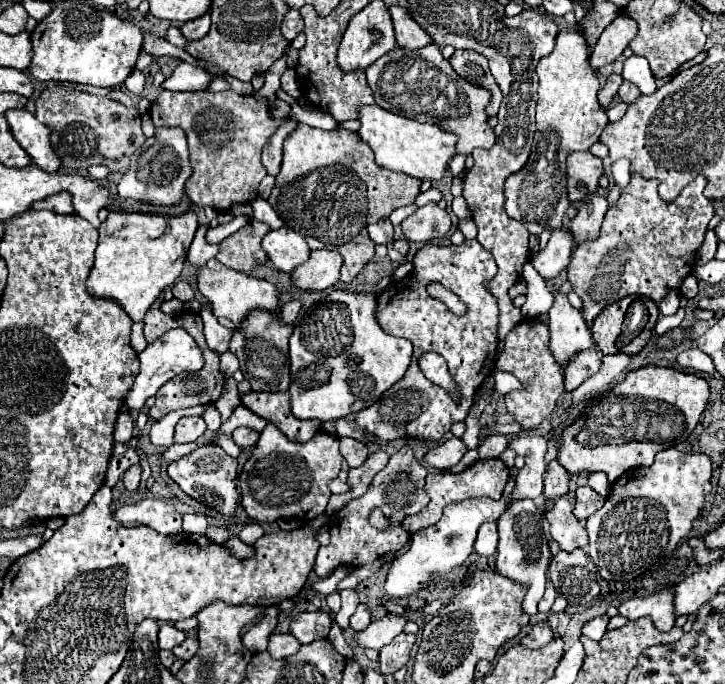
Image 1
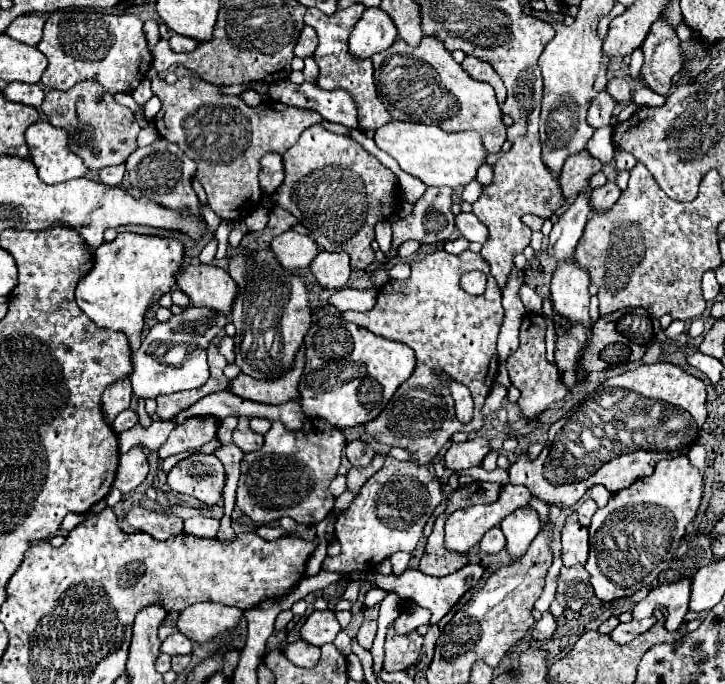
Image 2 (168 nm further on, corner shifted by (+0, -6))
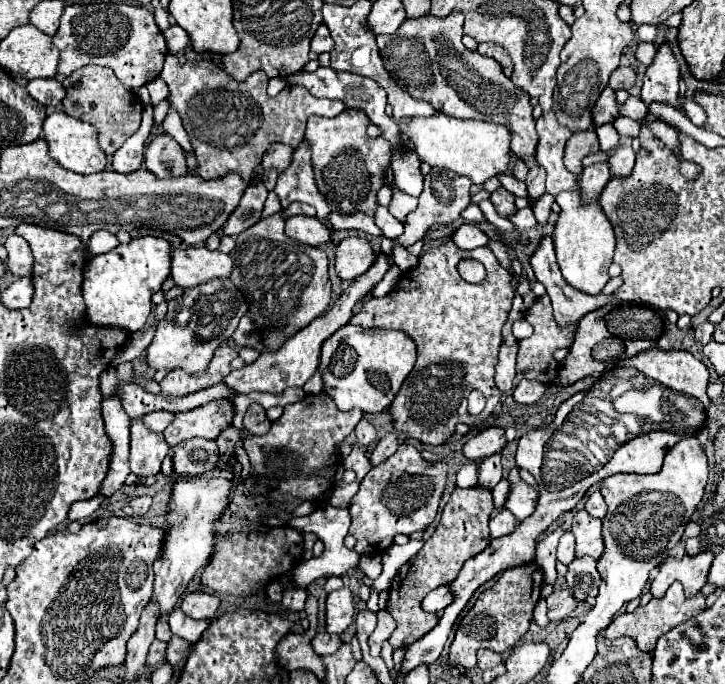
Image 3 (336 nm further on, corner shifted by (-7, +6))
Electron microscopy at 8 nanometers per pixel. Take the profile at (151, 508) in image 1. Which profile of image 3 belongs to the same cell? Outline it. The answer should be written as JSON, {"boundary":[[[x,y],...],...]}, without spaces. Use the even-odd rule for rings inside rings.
{"boundary":[[[137,496],[137,498],[133,498],[129,504],[131,504],[131,508],[133,508],[135,514],[143,516],[143,514],[147,514],[147,510],[149,510],[149,506],[151,506],[151,498],[149,498],[149,496]]]}

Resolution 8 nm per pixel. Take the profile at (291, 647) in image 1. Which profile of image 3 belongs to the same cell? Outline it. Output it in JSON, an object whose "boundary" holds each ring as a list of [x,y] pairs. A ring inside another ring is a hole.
{"boundary":[[[317,634],[313,638],[313,650],[319,656],[327,656],[327,654],[335,654],[341,648],[341,638],[337,634]]]}

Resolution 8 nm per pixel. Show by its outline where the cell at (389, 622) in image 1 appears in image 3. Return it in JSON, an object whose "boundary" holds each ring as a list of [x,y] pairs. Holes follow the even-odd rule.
{"boundary":[[[439,586],[435,590],[431,590],[425,600],[423,600],[423,610],[427,612],[441,612],[445,610],[449,604],[453,602],[453,592],[449,590],[449,586]]]}

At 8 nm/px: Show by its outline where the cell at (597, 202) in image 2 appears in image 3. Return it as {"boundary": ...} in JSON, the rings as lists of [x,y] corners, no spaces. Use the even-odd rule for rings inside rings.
{"boundary":[[[619,146],[609,158],[613,176],[629,176],[635,164],[635,152],[631,146]]]}

